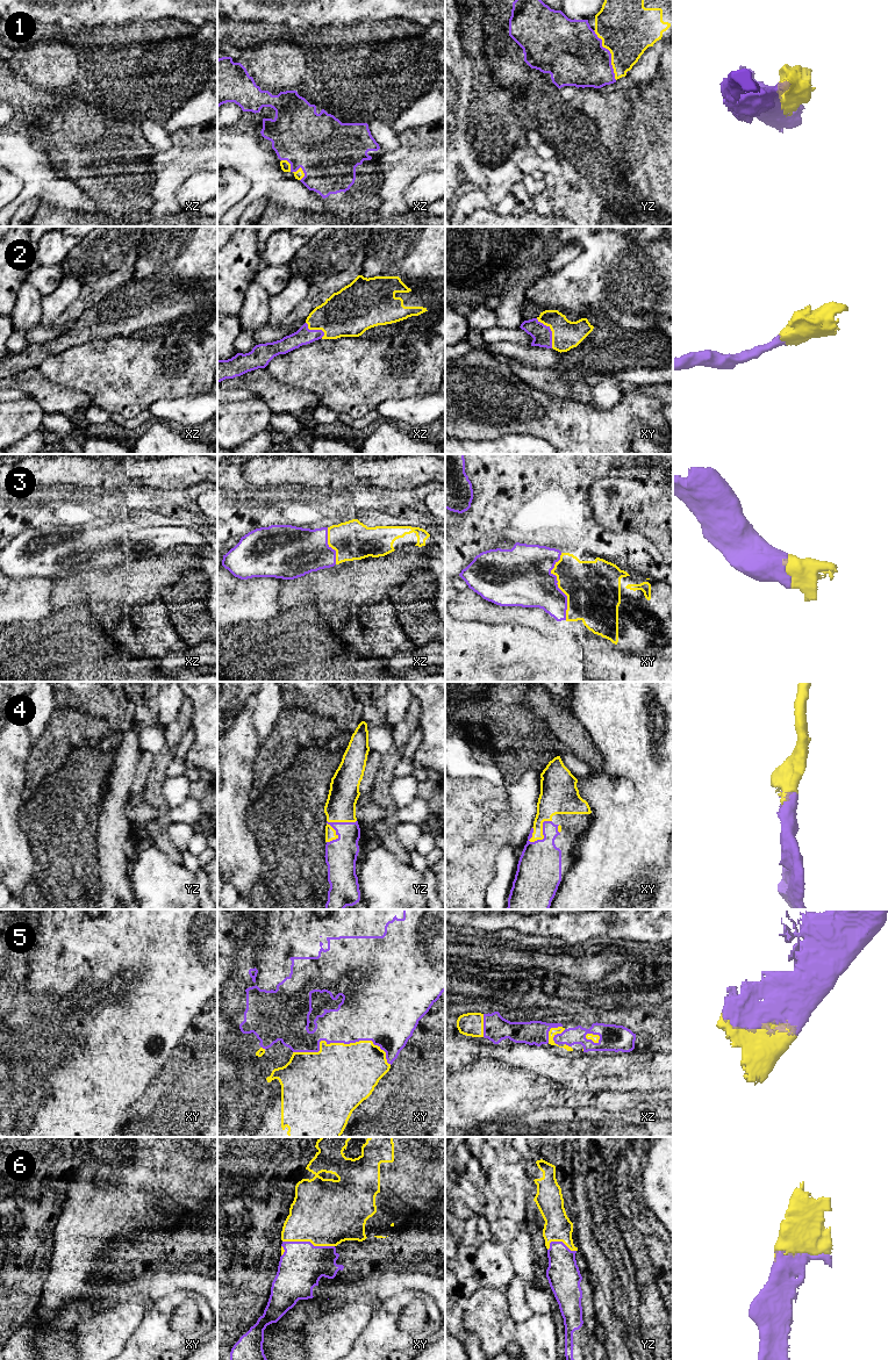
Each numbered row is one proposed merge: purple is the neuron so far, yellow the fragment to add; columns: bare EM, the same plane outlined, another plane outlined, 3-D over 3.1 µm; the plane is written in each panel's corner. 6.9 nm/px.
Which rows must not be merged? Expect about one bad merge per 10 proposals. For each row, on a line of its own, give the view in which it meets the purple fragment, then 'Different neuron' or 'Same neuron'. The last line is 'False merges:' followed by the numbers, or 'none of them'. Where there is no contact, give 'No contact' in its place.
1: Touches purple in yz. Same neuron
2: Touches purple in xy. Same neuron
3: Touches purple in xy. Same neuron
4: Touches purple in yz. Same neuron
5: Touches purple in xy. Same neuron
6: Touches purple in xy. Same neuron
False merges: none of them

